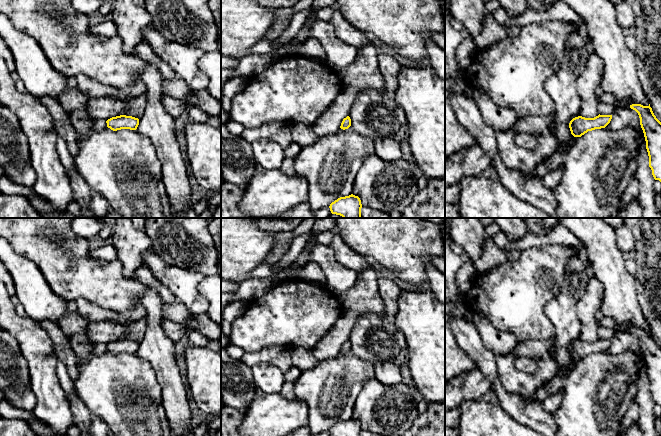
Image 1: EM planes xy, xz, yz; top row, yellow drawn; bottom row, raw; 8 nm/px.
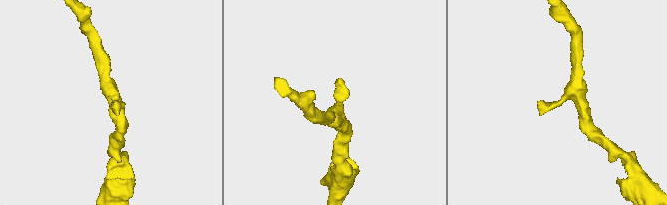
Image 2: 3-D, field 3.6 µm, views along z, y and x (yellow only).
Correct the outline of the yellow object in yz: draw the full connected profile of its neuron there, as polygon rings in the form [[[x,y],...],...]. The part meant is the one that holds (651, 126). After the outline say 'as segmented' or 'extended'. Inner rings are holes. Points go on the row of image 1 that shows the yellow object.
[[[632,104],[630,108],[639,115],[649,156],[649,167],[654,179],[661,182],[661,122],[654,115],[650,104]]] | as segmented

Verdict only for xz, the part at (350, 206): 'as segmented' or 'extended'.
as segmented

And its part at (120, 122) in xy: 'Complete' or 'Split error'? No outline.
Complete

